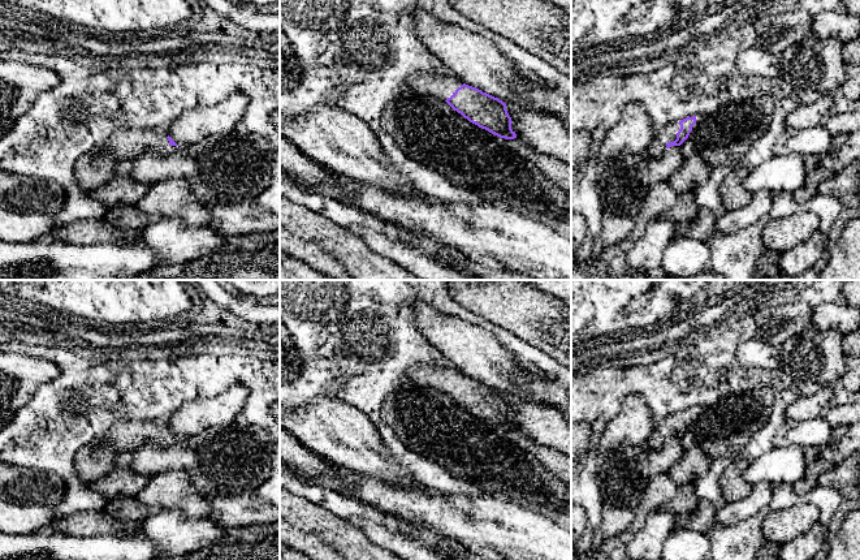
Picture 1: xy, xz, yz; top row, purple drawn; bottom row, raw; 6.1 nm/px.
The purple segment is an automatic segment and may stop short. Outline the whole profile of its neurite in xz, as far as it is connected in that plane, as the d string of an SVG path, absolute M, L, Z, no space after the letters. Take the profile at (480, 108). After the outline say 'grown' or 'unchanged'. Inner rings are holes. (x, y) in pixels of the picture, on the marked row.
M424 72L410 76L406 83L411 91L427 92L432 98L446 102L470 122L500 138L517 138L506 104L498 98L463 83L457 76L446 77Z; grown

